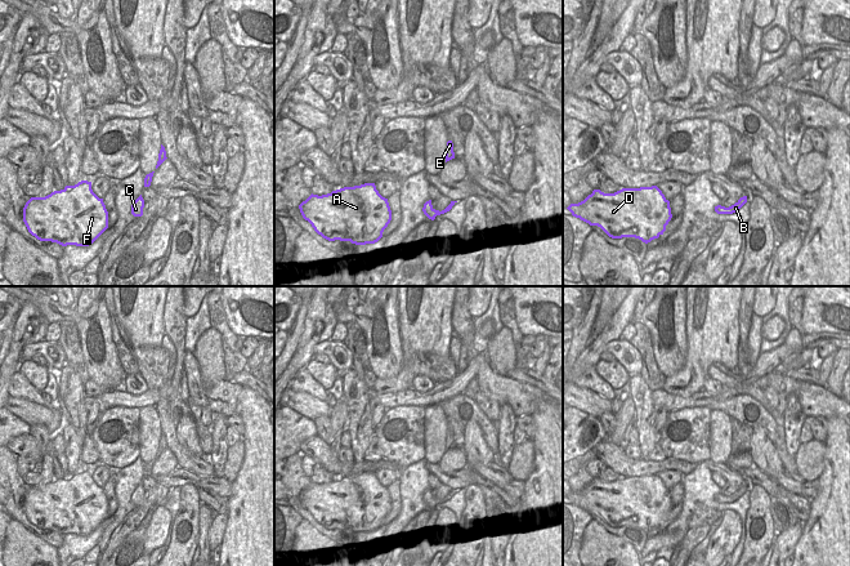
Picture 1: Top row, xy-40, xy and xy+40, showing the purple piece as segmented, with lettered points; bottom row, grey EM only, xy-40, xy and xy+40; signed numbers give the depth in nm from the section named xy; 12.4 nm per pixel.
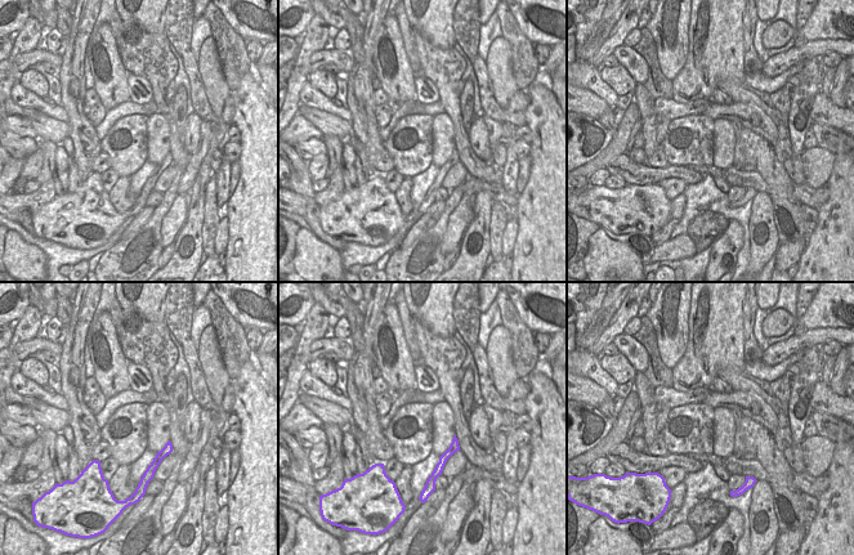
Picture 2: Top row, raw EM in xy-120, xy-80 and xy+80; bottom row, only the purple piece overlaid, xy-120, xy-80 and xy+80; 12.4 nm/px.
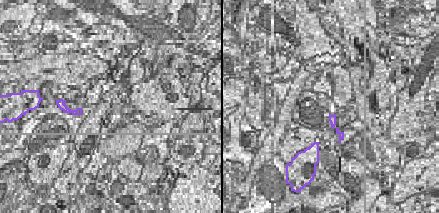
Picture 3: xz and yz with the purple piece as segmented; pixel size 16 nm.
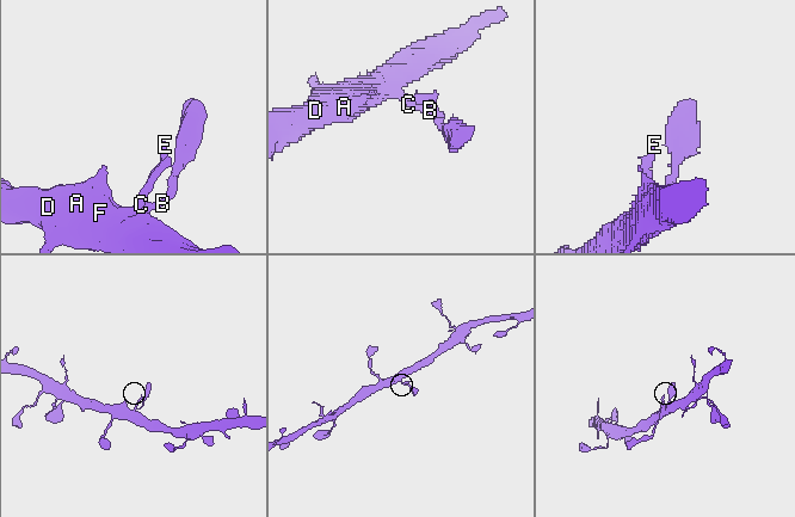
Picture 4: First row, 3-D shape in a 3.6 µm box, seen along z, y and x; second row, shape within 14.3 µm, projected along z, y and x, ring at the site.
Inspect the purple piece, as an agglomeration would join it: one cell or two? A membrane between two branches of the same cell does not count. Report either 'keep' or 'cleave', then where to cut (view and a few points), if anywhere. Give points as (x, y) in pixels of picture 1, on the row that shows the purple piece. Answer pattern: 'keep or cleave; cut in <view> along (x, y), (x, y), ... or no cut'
keep; no cut

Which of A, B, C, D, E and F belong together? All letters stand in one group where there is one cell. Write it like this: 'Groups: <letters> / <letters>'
Groups: A B C D E F

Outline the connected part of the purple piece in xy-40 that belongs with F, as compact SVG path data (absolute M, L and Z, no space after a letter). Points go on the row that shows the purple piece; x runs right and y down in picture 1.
M81 181L45 197L31 197L23 208L23 222L28 232L40 241L89 246L108 228L108 211L103 199L93 192L91 182Z

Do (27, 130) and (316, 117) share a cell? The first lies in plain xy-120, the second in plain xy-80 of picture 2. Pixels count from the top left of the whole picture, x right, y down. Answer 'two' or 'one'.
two

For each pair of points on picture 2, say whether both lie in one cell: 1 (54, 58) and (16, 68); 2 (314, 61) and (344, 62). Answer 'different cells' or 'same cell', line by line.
1: same cell
2: same cell

